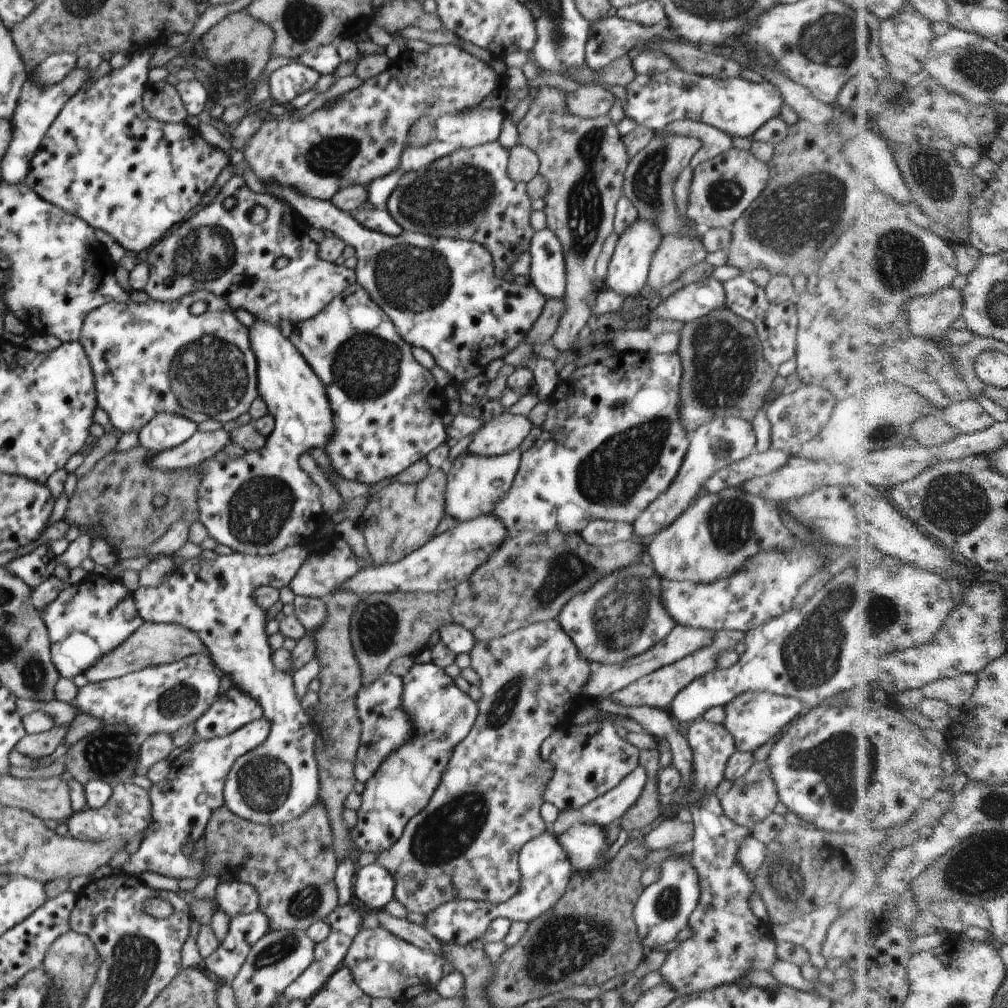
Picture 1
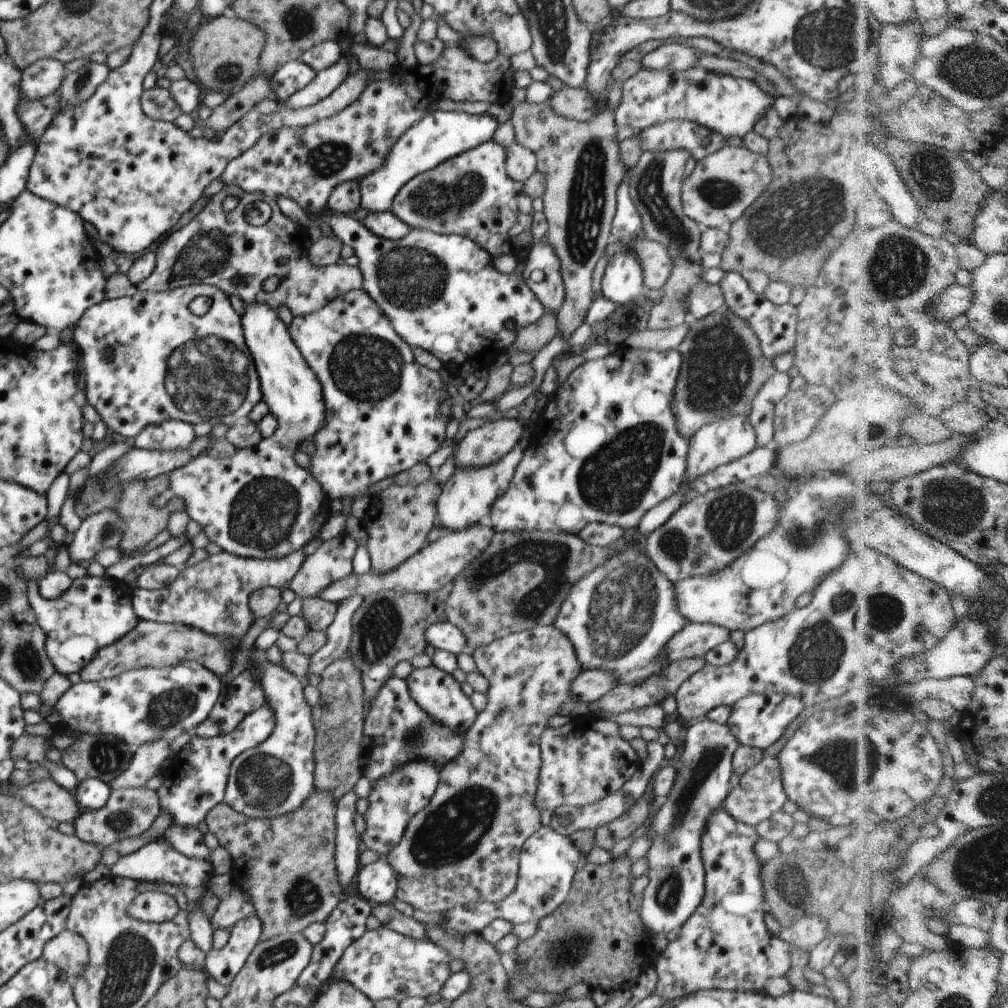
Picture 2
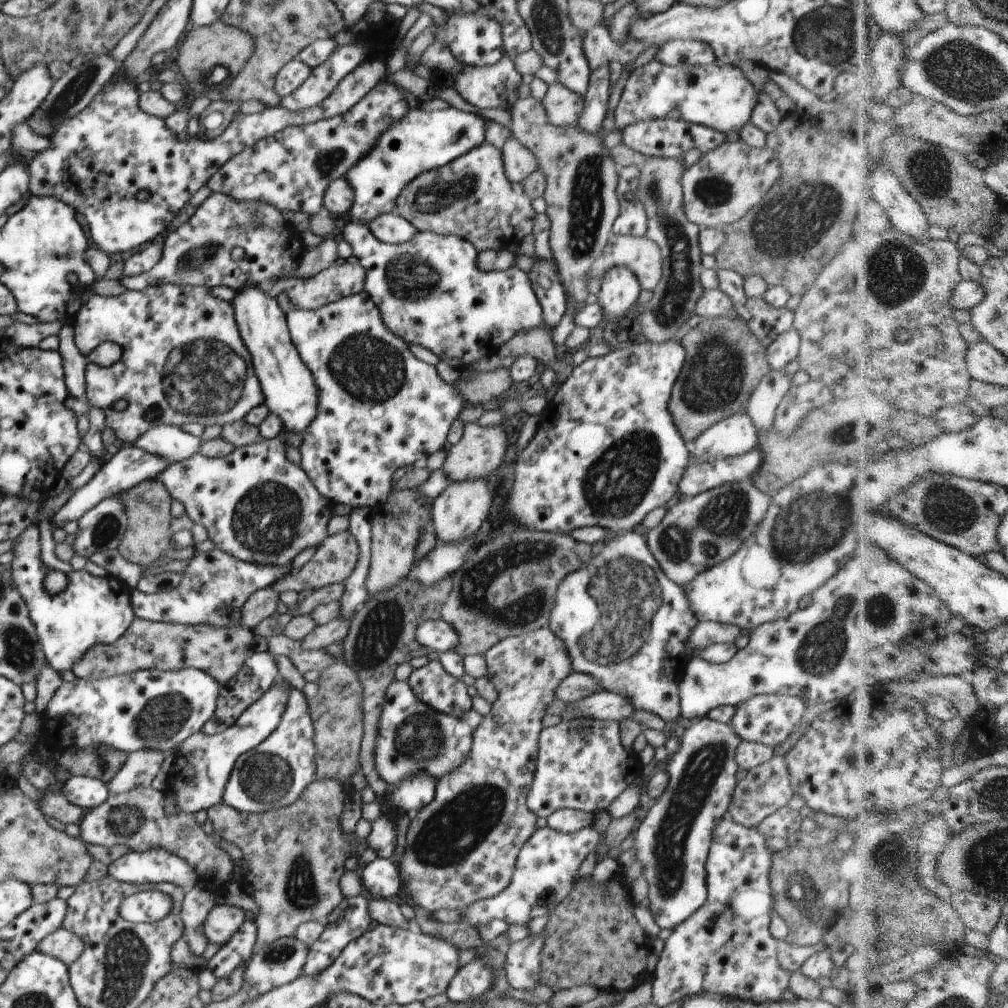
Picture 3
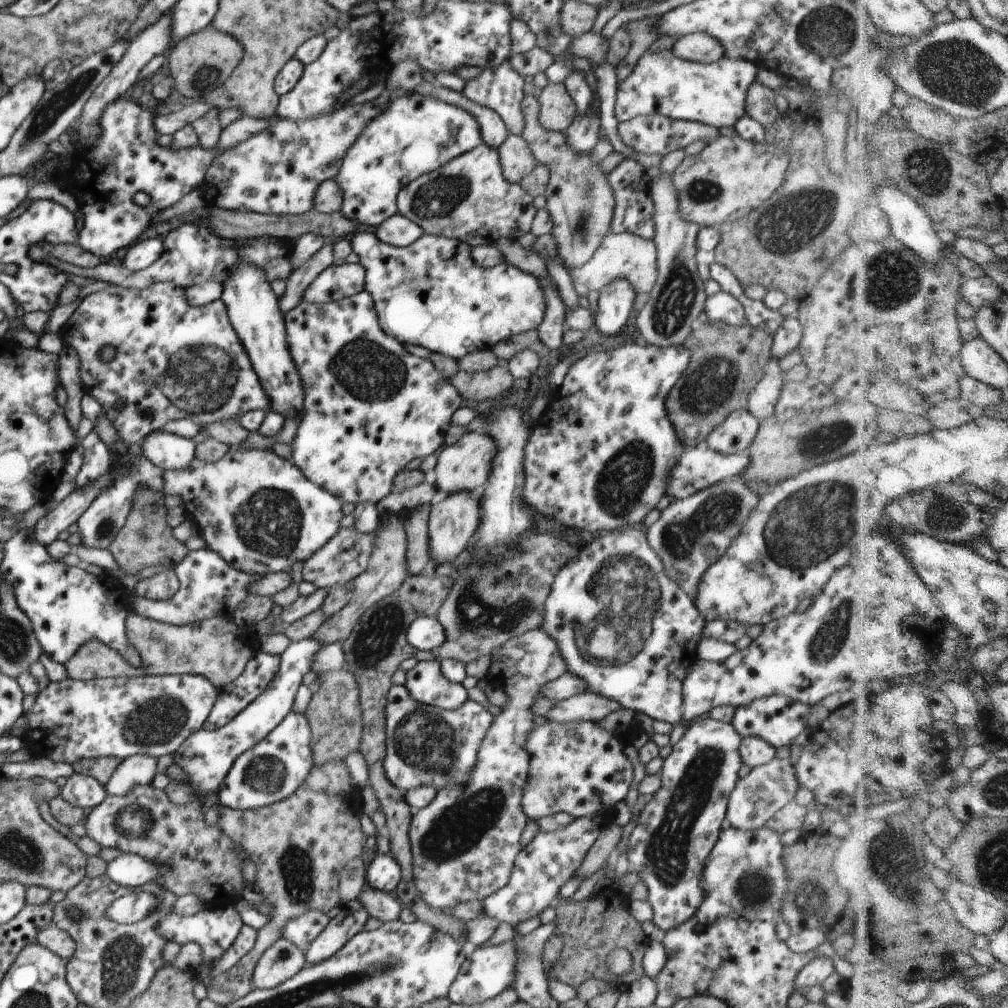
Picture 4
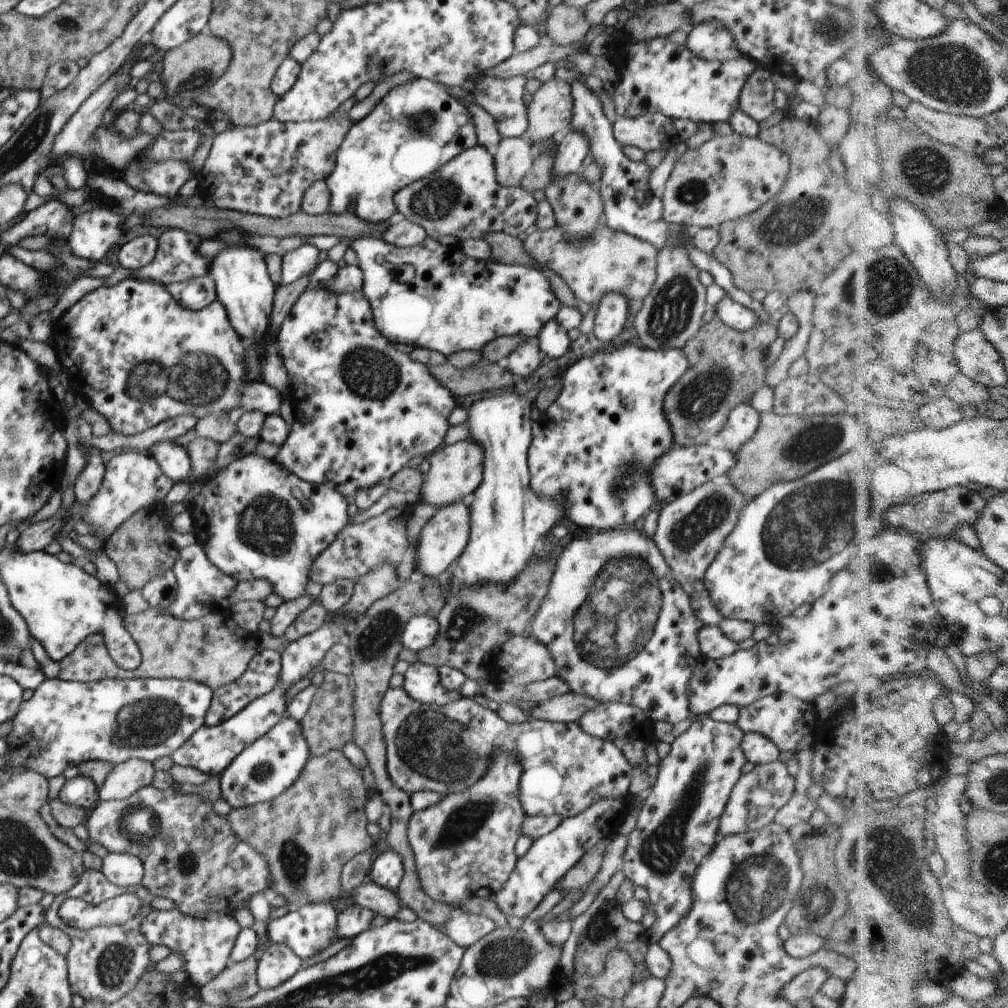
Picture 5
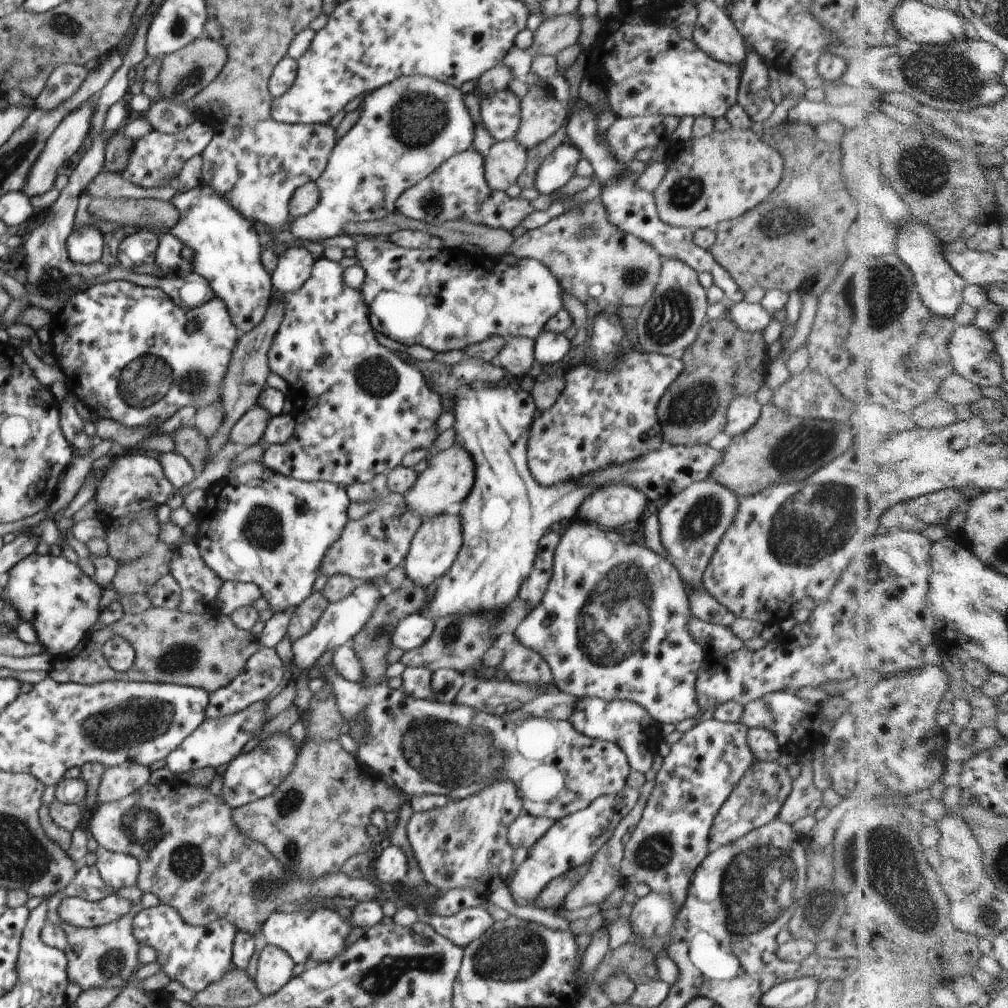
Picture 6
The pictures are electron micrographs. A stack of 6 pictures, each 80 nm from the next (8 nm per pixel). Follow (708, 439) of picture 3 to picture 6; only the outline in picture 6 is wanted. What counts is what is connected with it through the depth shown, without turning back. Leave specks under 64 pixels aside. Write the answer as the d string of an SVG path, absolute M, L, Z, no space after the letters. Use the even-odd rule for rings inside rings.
M738 394L727 408L725 433L732 438L750 430L760 418L761 408L755 397Z

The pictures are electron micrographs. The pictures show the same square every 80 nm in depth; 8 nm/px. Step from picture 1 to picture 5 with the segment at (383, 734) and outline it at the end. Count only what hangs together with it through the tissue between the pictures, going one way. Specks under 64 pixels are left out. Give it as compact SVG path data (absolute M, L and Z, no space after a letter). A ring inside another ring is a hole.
M401 687L389 688L382 697L379 715L383 724L387 771L391 781L405 793L436 791L442 796L470 788L487 771L489 758L496 749L512 755L522 766L519 799L527 816L576 816L600 799L626 798L636 770L626 755L611 741L582 730L577 722L553 723L530 717L530 722L507 723L486 704L460 698L447 705L426 704L414 700Z

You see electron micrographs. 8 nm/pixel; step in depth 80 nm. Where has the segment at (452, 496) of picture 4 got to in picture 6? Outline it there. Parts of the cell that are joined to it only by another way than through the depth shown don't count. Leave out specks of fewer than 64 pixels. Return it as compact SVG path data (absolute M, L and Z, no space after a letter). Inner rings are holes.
M453 510L448 513L432 515L421 522L409 551L405 557L404 568L415 585L426 588L436 578L444 576L456 560L457 554L463 543L463 528L461 525L461 514Z

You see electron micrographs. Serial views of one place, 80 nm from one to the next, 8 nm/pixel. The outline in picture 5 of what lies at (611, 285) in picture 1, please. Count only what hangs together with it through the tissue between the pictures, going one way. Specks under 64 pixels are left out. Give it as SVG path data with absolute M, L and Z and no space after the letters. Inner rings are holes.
M612 291L598 303L593 333L602 342L610 342L620 334L626 324L630 300L626 295Z

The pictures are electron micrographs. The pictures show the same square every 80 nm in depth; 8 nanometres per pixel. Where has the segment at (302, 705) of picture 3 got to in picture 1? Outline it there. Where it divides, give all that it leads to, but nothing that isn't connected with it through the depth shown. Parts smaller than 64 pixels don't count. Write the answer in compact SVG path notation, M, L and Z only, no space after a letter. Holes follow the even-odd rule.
M307 544L296 545L291 547L286 547L284 550L278 551L277 553L260 556L260 555L245 555L242 553L236 553L231 555L220 555L216 560L211 559L202 559L200 557L193 557L184 561L170 576L167 581L164 581L161 585L157 587L142 587L140 586L134 593L133 599L138 611L138 614L145 620L150 621L151 623L178 623L187 629L190 629L192 632L196 633L196 636L203 642L203 645L208 650L211 655L211 659L215 662L220 676L226 675L230 678L232 686L236 687L240 692L243 692L245 695L248 695L252 700L259 702L259 705L262 707L263 716L269 720L270 730L269 735L266 737L266 740L260 746L257 746L254 750L243 754L235 760L235 763L232 765L230 772L228 773L224 788L223 788L223 797L225 800L224 806L228 807L236 816L246 819L251 823L257 823L258 825L276 827L278 825L283 825L284 823L289 823L298 817L301 817L313 804L316 804L319 798L319 792L321 791L321 781L319 778L319 769L318 762L315 759L315 755L318 751L316 747L317 737L314 733L314 729L311 728L311 721L308 719L308 716L302 711L300 707L300 701L294 692L293 689L293 678L292 674L278 670L274 663L272 662L271 653L272 650L267 641L266 635L266 611L258 606L258 603L254 600L253 594L254 591L264 584L274 585L276 589L281 589L282 587L288 587L290 581L297 575L297 572L300 570L302 564L307 559L307 556L310 553L310 549Z

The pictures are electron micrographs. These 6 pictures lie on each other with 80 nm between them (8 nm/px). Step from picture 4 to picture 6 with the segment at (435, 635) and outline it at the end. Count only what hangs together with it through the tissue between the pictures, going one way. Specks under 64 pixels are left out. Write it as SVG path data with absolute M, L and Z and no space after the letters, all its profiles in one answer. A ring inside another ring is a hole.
M422 612L403 618L393 632L392 646L405 651L420 648L433 633L435 621L430 614Z

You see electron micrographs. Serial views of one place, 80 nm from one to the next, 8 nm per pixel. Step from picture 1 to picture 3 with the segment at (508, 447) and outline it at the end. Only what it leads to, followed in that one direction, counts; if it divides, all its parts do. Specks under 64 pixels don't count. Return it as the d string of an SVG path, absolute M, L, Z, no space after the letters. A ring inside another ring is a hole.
M465 423L462 437L458 443L450 446L442 469L452 481L488 477L500 468L506 452L508 452L508 435L504 427L501 425L483 427L478 423Z

